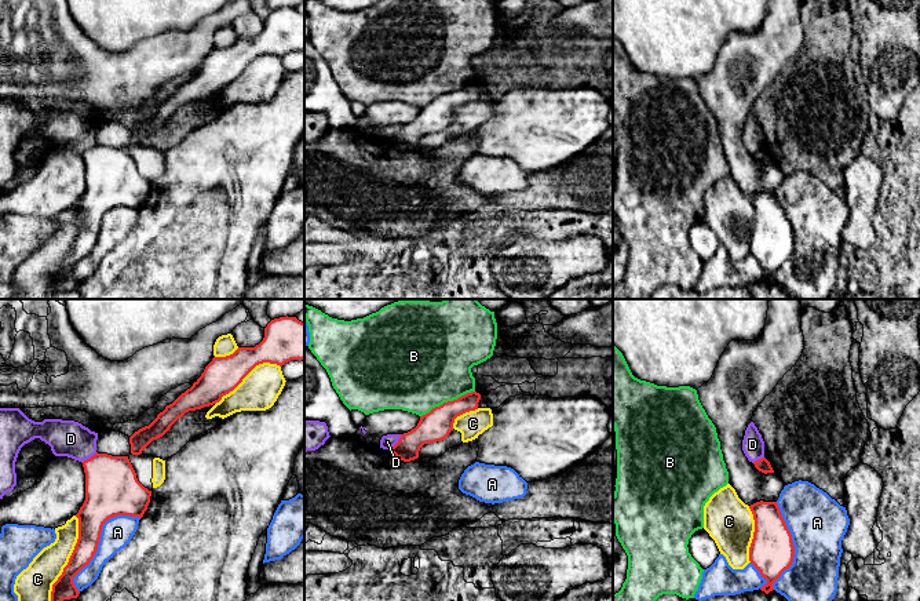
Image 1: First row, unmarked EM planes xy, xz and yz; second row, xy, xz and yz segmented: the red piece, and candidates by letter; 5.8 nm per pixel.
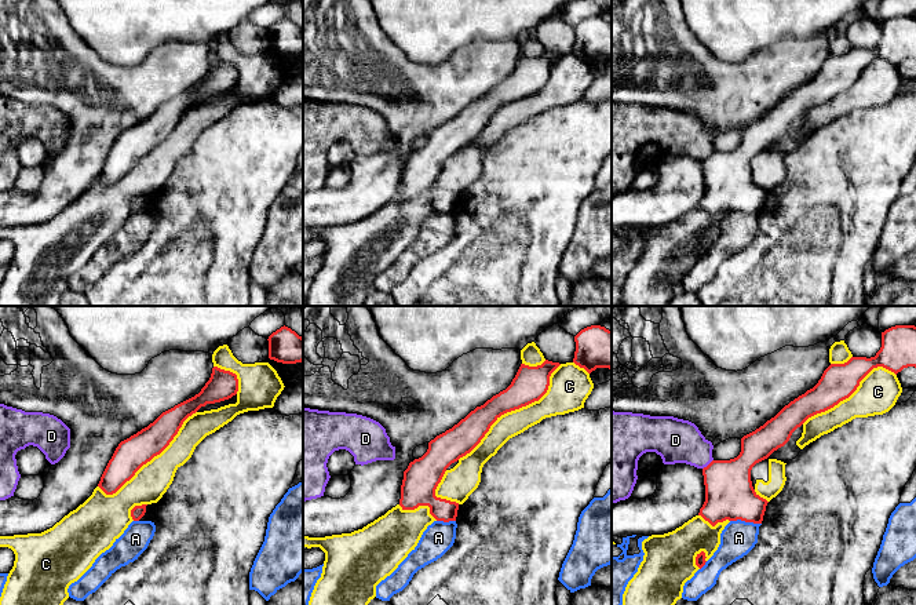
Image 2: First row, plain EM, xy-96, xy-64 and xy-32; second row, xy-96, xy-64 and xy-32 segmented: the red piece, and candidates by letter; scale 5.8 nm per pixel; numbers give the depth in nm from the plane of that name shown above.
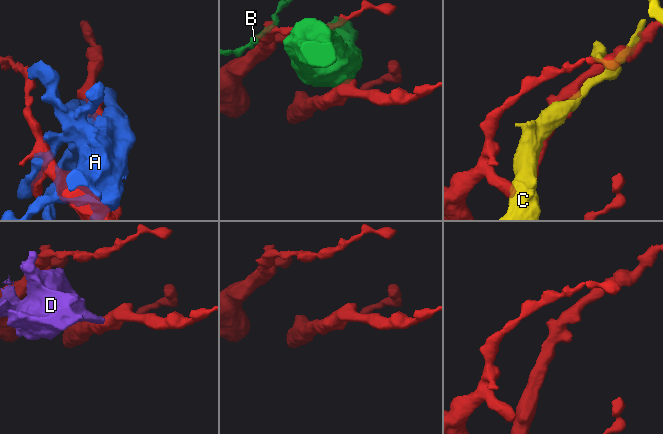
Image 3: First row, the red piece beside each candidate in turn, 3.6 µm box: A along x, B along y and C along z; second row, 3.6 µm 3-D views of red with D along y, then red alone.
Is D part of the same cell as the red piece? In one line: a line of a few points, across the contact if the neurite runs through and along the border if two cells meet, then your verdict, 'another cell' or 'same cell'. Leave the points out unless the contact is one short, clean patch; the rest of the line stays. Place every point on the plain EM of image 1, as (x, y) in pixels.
xy (97, 144), (81, 153) | another cell

